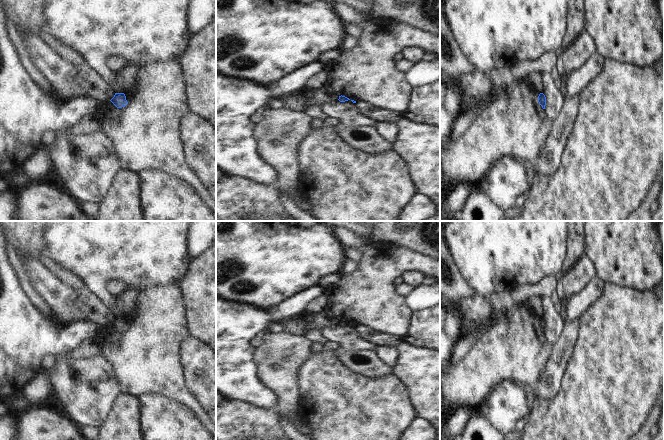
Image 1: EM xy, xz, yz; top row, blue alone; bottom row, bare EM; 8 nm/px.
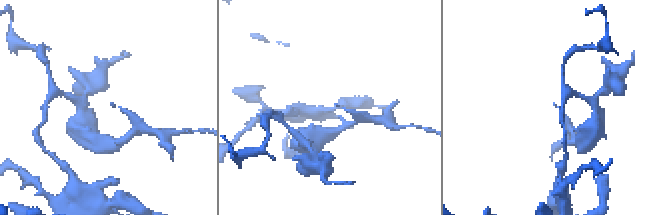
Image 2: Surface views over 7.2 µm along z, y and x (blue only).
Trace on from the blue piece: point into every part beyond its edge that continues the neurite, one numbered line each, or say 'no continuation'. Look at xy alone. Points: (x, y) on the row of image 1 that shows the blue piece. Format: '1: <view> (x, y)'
no continuation

